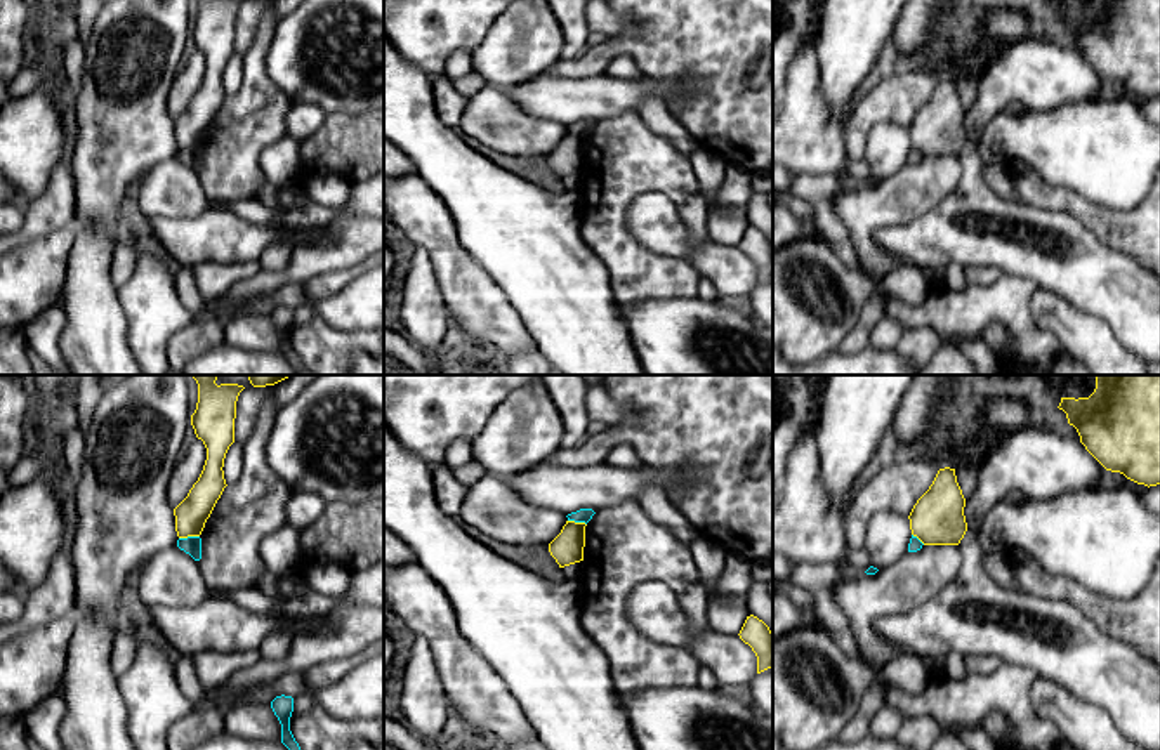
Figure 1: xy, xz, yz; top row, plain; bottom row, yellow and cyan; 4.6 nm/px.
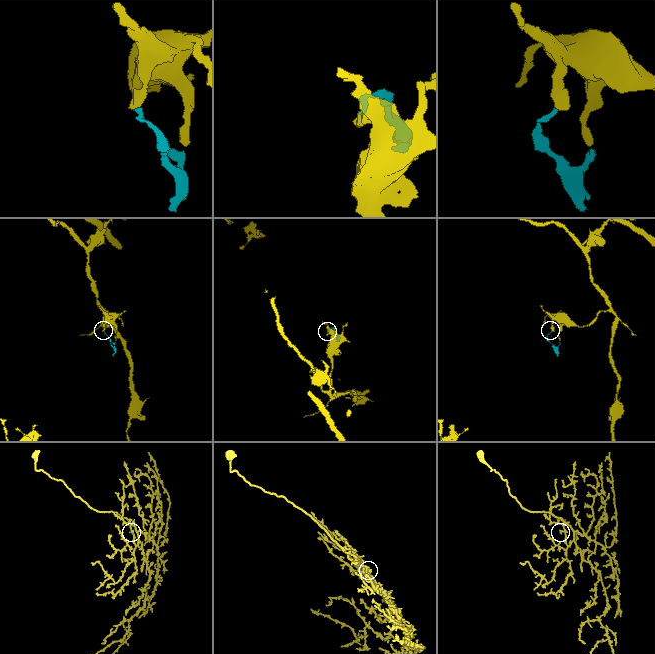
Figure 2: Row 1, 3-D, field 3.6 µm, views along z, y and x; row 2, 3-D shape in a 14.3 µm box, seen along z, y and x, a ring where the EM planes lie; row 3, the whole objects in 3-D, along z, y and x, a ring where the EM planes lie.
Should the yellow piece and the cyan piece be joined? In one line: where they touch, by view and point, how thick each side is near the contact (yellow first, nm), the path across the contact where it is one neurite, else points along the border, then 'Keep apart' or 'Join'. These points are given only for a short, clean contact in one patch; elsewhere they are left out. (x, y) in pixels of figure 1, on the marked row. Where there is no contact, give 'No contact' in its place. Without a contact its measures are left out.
Touches yellow at xy (188, 535). Thickness 150 nm (yellow) against 90 nm. Boundary: xy (198, 535), (179, 539). Keep apart

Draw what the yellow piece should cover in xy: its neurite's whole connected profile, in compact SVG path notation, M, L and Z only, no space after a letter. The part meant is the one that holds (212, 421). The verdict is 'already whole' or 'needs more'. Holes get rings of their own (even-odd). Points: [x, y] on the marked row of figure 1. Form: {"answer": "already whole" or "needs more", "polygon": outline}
{"answer": "already whole", "polygon": "M191 375L198 384L198 403L191 415L191 425L198 439L203 441L207 448L207 460L198 481L189 490L188 497L174 509L175 531L179 538L200 536L207 519L210 517L217 500L221 498L226 484L224 479L224 458L229 446L234 443L234 418L236 418L236 401L240 392L245 389L238 384L221 384L215 380L219 375Z"}

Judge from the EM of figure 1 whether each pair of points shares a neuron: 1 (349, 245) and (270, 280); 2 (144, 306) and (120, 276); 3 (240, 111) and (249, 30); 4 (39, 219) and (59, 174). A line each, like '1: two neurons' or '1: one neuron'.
1: one neuron
2: two neurons
3: two neurons
4: one neuron

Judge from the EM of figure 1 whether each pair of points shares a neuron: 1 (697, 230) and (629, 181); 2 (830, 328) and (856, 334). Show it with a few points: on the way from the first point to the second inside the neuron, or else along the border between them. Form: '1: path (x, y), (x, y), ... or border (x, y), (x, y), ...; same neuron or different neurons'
1: path (693, 209), (665, 181), (650, 181); same neuron
2: border (870, 297), (858, 316), (858, 323), (836, 349); different neurons

